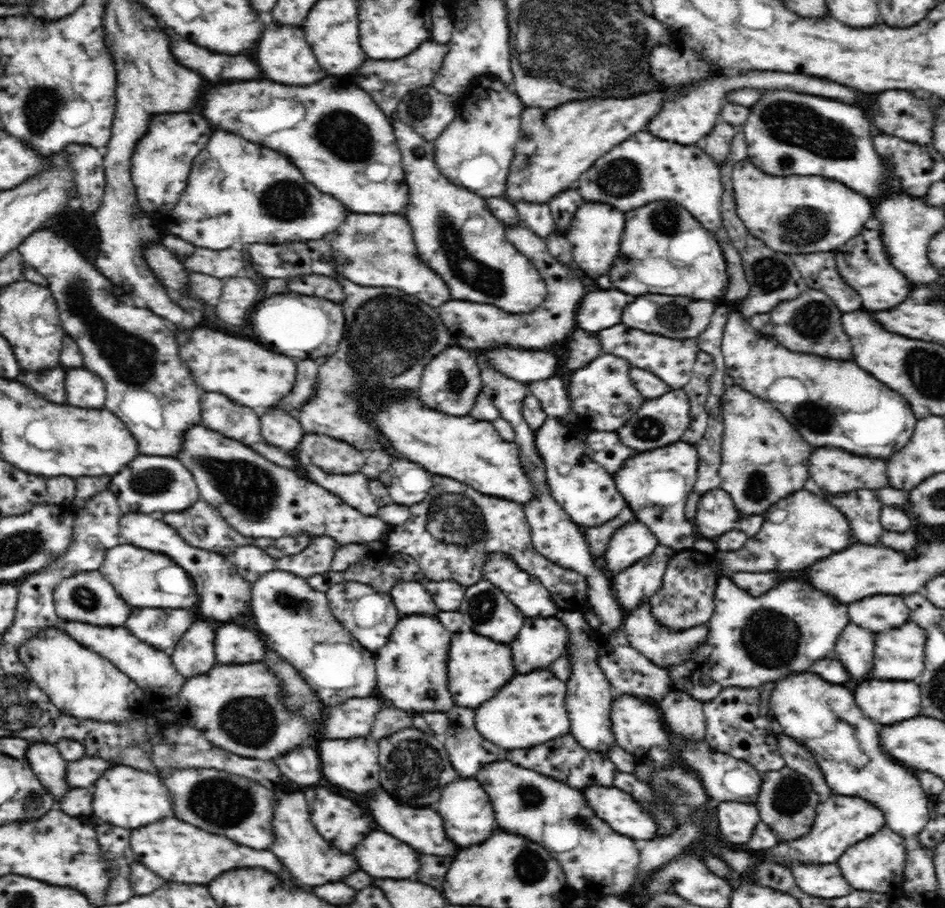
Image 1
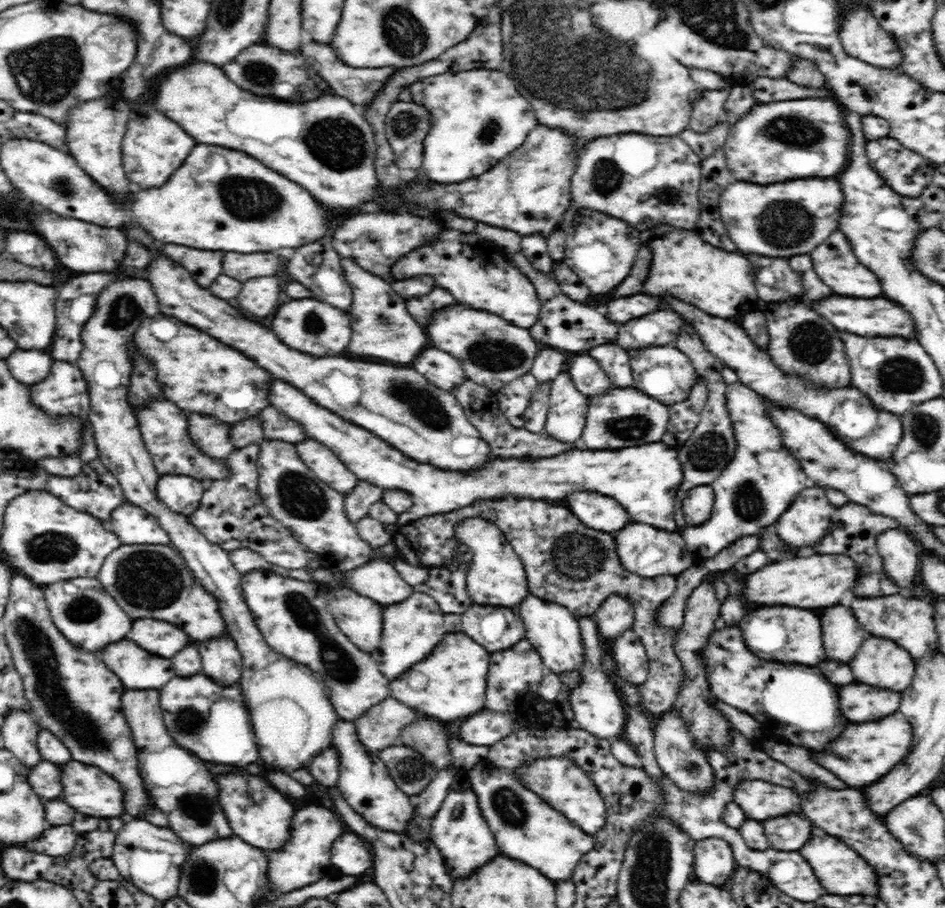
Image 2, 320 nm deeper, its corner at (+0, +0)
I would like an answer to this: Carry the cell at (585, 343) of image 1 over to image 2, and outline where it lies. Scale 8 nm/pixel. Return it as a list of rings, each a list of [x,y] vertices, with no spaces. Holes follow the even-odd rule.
[[[566,370],[551,382],[550,410],[546,433],[562,442],[575,445],[582,436],[588,397],[576,390]]]

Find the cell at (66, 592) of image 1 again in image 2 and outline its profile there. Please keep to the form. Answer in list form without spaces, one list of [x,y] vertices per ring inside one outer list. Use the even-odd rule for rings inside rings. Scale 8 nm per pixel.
[[[72,577],[43,588],[52,622],[58,631],[76,647],[98,655],[104,644],[114,644],[116,640],[122,640],[132,626],[128,614],[122,612],[122,608],[100,584],[97,577]]]

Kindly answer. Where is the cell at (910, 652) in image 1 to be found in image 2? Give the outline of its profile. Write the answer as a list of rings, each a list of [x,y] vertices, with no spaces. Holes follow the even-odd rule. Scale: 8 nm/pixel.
[[[868,638],[850,660],[856,682],[876,688],[896,688],[902,692],[912,684],[916,663],[910,653],[885,638]]]

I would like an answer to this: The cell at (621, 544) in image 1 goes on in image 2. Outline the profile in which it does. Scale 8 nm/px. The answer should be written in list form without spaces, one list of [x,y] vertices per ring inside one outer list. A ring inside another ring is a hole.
[[[628,523],[624,528],[616,532],[617,556],[621,560],[621,566],[626,570],[644,578],[657,576],[679,575],[688,570],[697,562],[697,558],[688,550],[685,540],[679,532],[664,532],[654,526],[644,523]]]

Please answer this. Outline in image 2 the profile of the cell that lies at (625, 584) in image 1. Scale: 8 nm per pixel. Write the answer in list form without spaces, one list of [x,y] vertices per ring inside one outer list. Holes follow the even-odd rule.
[[[622,595],[609,596],[596,609],[593,618],[599,628],[600,638],[608,645],[632,628],[636,619],[633,603]]]

